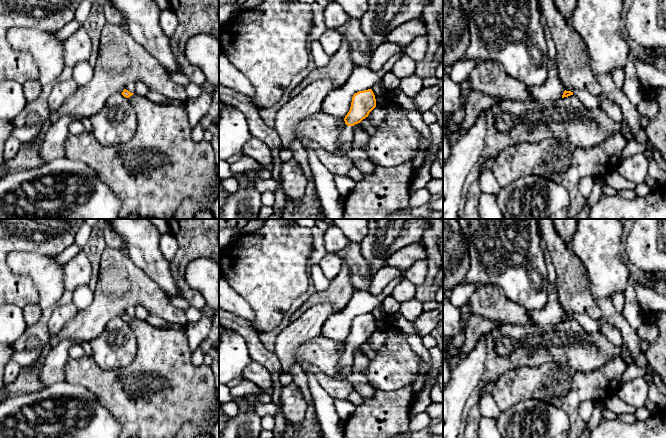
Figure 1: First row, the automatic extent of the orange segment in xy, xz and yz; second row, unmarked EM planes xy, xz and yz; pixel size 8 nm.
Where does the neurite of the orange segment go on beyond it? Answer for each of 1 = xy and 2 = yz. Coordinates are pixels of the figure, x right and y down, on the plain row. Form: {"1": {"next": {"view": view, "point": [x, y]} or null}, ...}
{"1": {"next": null}, "2": {"next": null}}

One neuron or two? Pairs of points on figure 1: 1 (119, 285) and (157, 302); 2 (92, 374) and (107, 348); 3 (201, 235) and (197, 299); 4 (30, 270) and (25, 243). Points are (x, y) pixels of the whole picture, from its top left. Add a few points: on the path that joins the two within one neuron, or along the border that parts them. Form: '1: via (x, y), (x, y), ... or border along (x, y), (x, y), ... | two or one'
1: via (128, 286), (139, 289), (148, 295) | one
2: border along (91, 357), (103, 370), (120, 369) | two
3: via (187, 251), (180, 261), (181, 284) | one
4: border along (34, 250), (14, 250), (10, 253) | two

